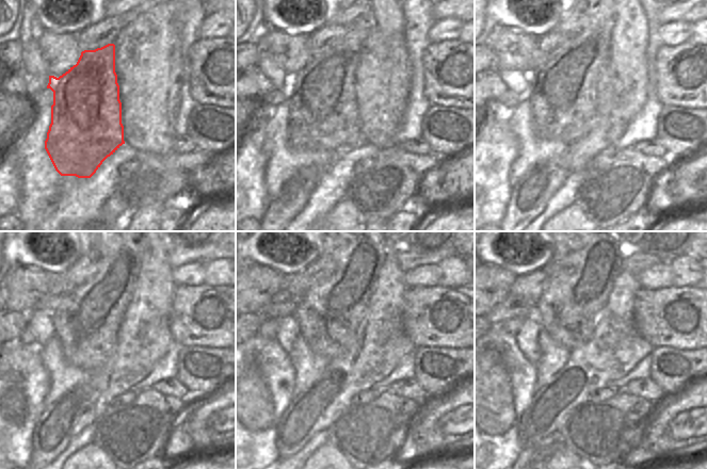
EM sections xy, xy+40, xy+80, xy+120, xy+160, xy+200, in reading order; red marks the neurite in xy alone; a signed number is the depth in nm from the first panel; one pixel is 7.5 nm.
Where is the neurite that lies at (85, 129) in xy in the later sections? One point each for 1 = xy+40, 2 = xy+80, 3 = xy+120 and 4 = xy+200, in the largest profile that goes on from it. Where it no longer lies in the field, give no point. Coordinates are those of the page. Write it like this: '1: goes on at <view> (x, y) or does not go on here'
1: goes on at xy+40 (323, 115)
2: goes on at xy+80 (562, 92)
3: goes on at xy+120 (85, 323)
4: goes on at xy+200 (587, 253)

